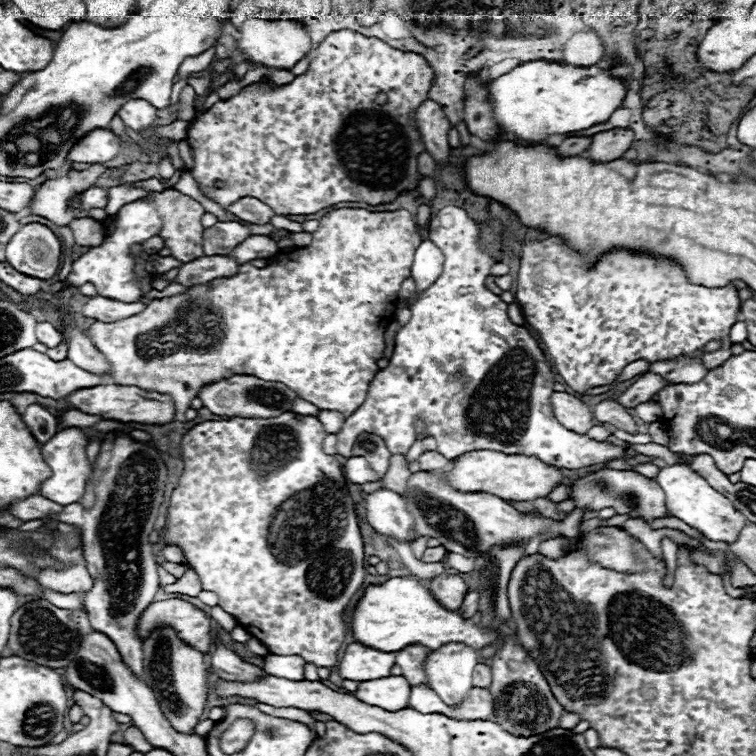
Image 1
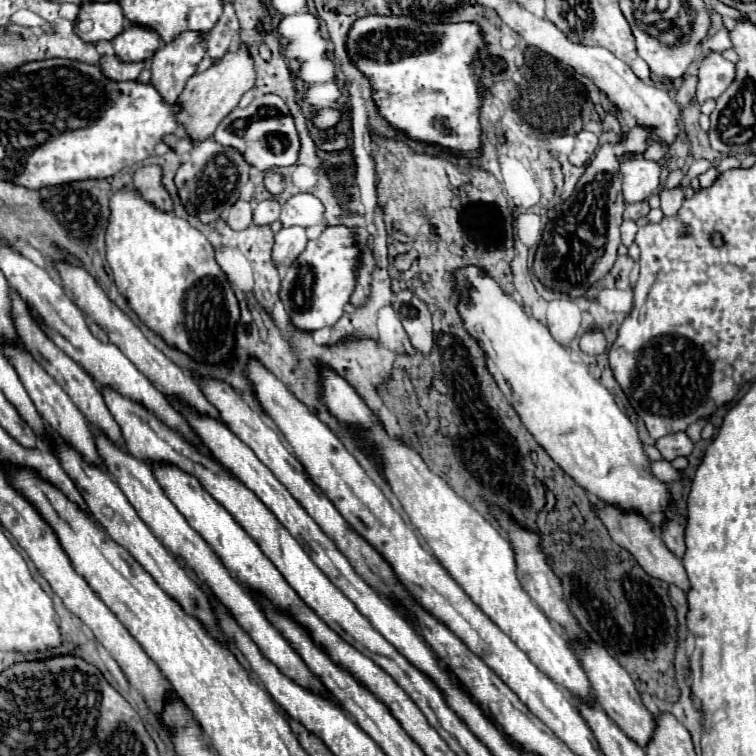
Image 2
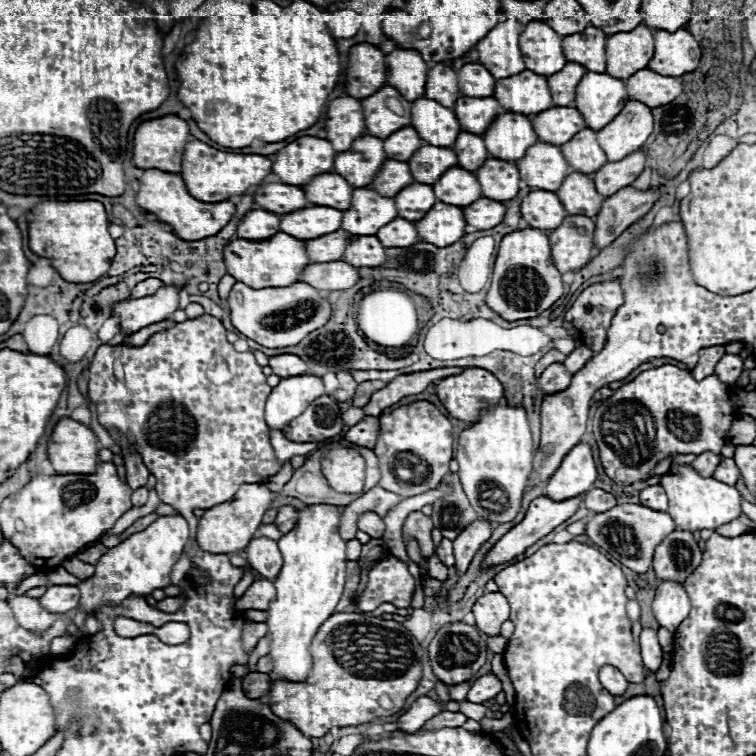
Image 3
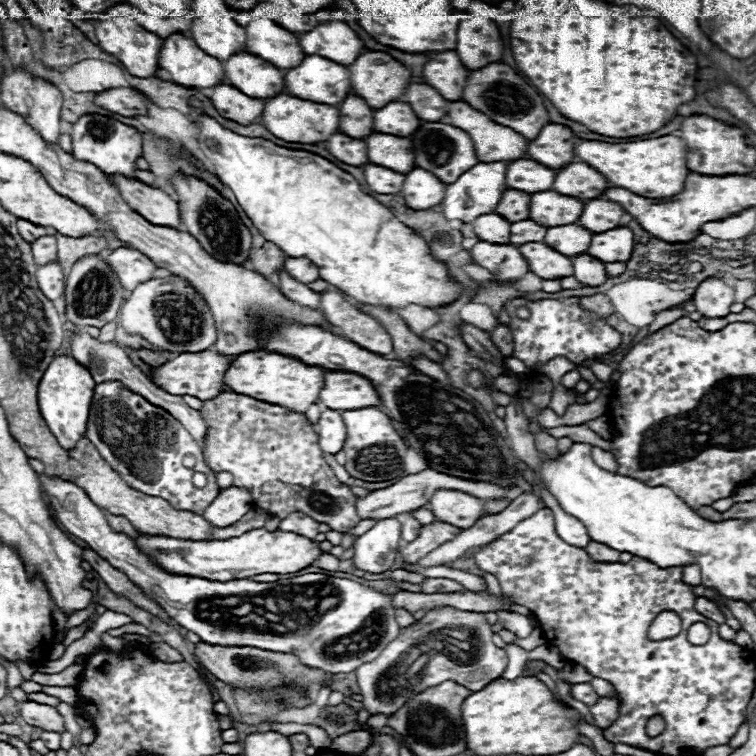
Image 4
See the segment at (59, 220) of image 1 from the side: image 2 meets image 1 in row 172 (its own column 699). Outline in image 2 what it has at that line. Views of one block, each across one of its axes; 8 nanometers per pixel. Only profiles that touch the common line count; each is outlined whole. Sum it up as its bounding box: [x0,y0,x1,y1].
[696,52,736,104]

